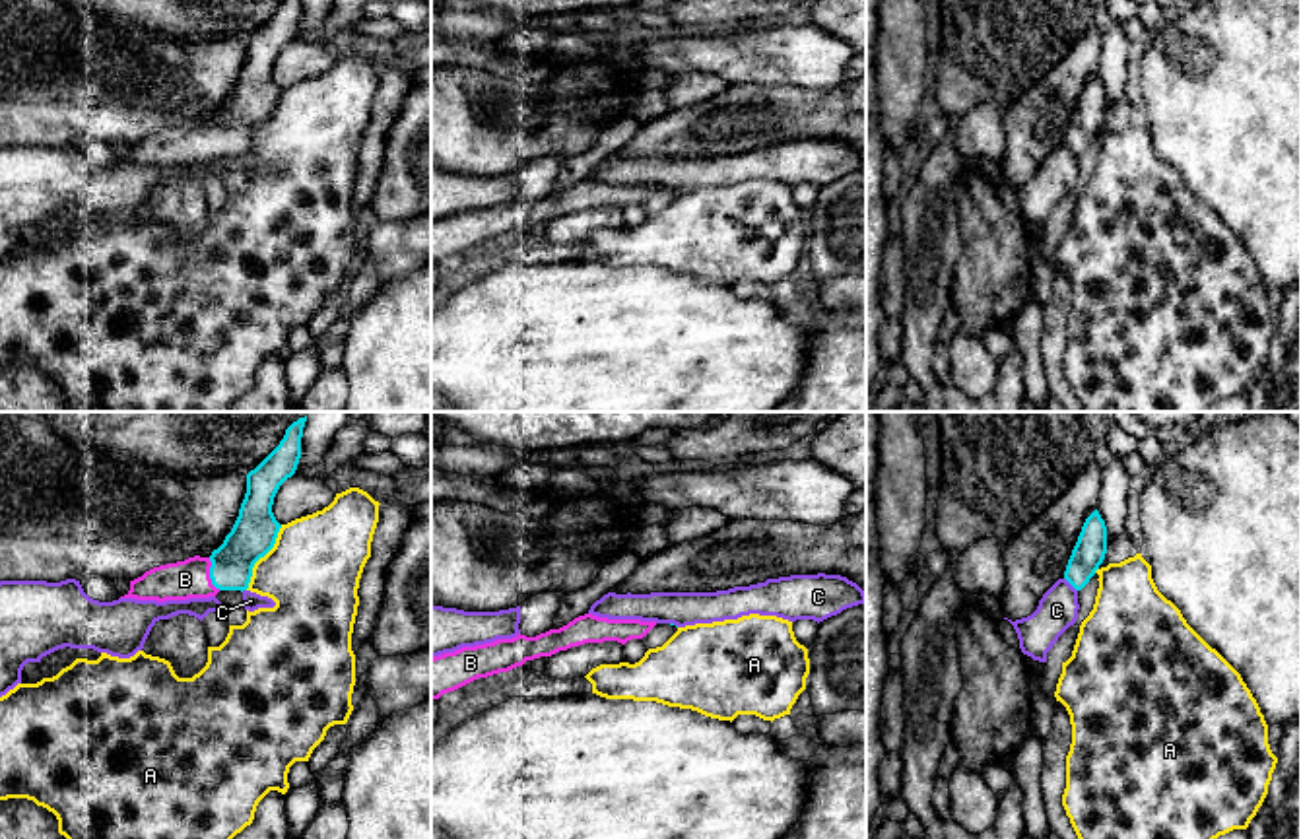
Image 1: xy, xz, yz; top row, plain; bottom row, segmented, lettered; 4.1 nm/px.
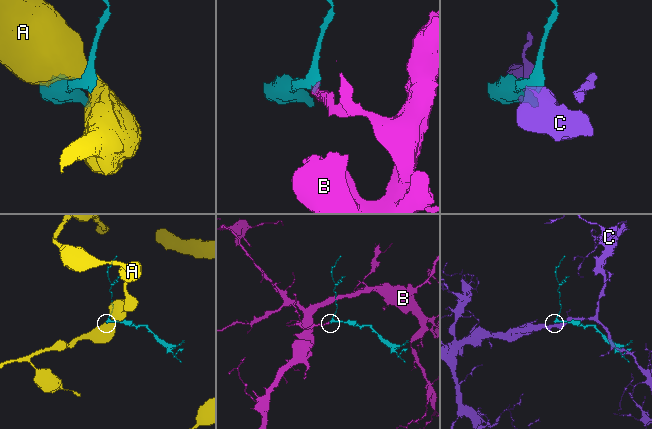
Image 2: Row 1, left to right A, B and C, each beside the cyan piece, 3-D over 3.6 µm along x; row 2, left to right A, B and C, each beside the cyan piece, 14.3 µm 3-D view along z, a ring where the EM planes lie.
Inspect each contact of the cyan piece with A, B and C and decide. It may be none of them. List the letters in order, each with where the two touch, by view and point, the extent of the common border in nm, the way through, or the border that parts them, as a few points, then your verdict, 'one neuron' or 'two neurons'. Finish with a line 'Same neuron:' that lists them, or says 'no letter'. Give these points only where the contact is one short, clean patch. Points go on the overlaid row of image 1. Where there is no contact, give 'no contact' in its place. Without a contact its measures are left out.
A: xy (261, 556) | 320 nm | two neurons
B: xy (210, 575) | 140 nm | across xy (253, 535), (210, 575), (185, 579) | one neuron
C: yz (1070, 583) | 80 nm | two neurons
Same neuron: B

